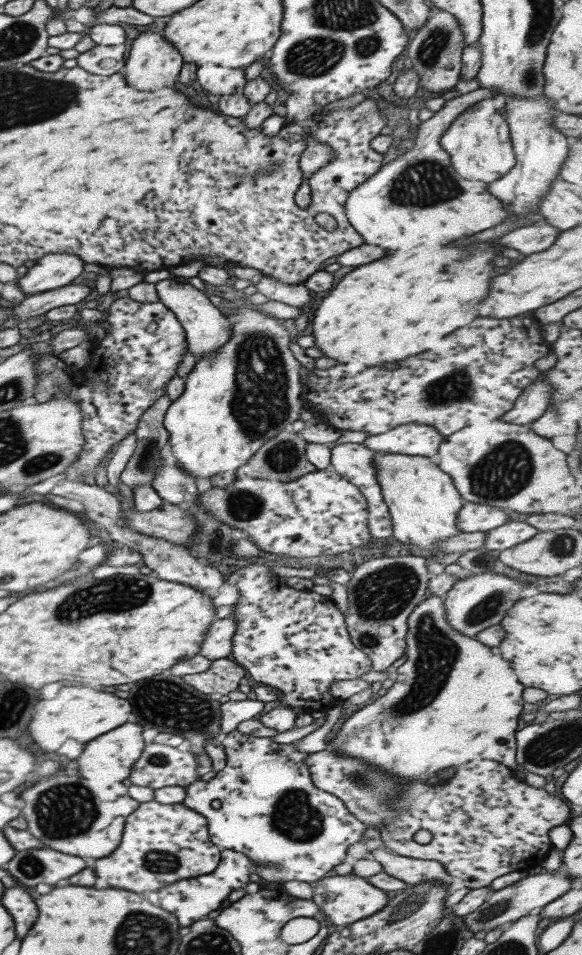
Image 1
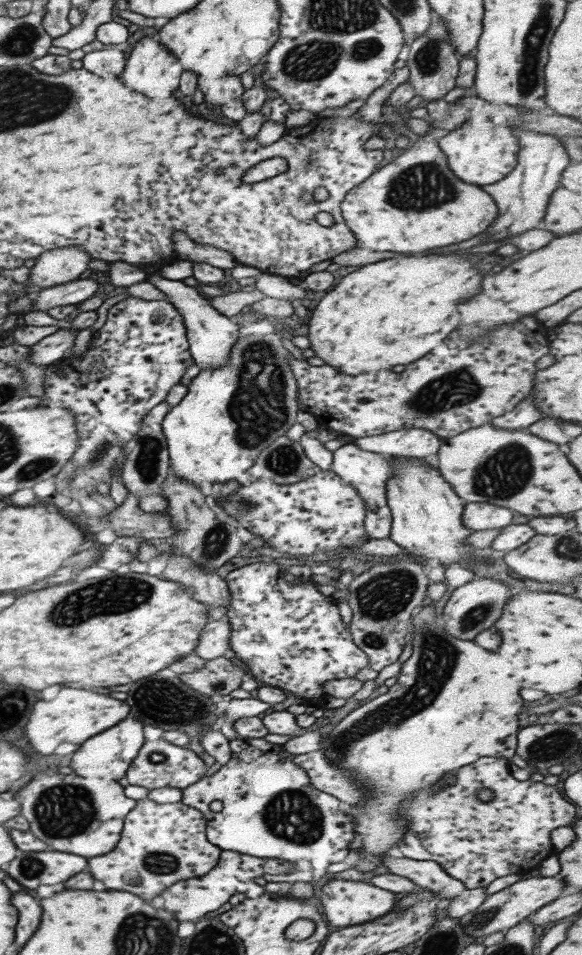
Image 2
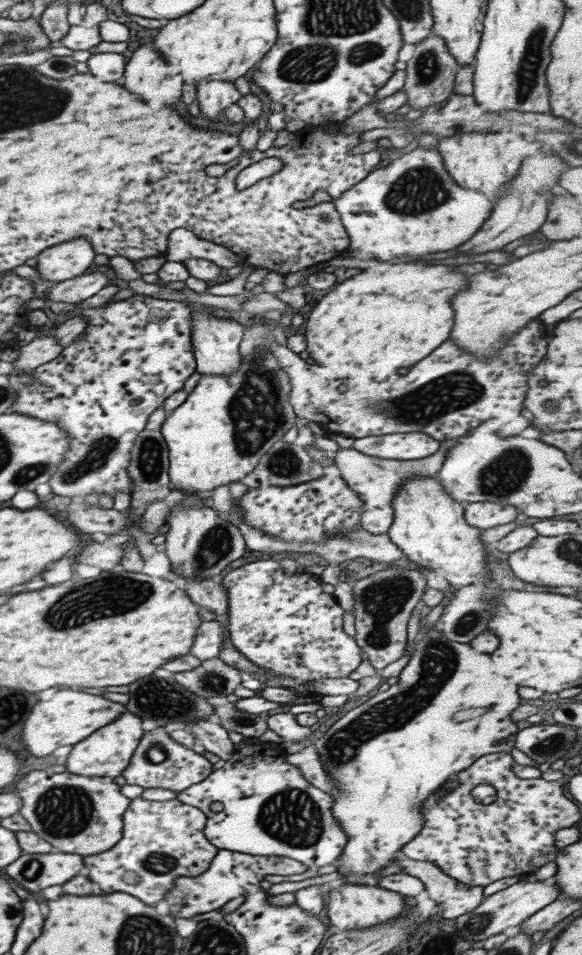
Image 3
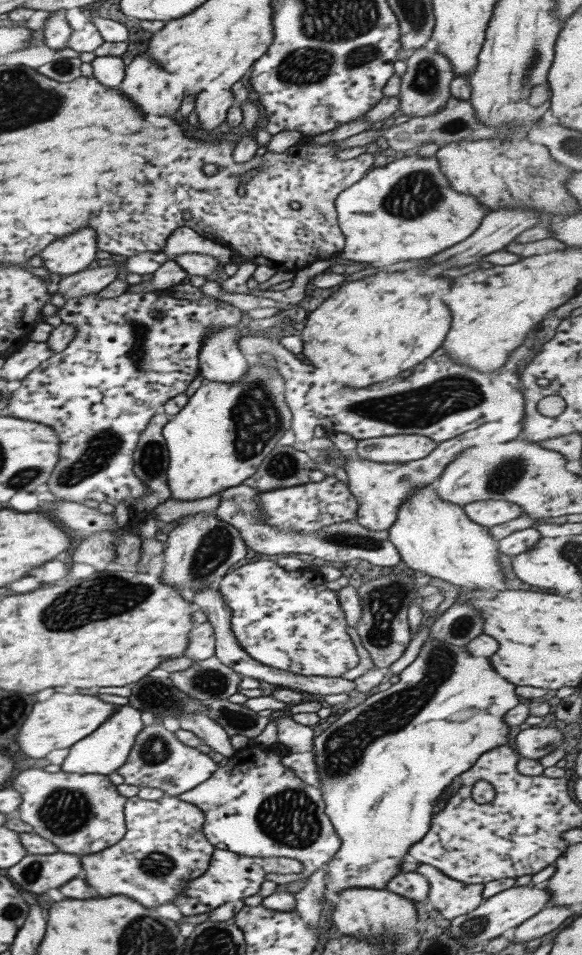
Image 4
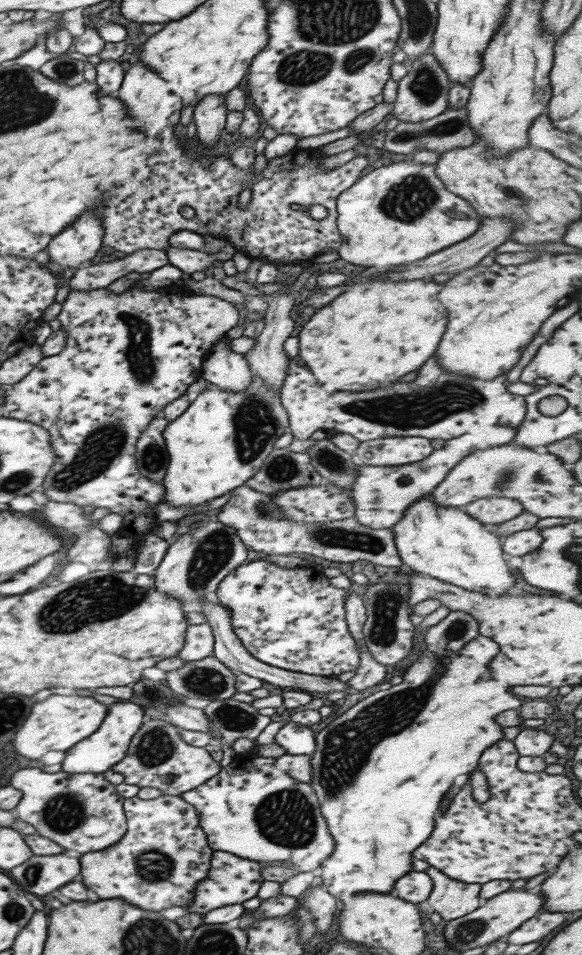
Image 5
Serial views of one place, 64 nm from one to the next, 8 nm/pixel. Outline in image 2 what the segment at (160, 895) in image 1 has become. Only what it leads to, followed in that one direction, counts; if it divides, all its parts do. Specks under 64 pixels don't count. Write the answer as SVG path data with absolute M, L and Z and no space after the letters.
M221 850L217 862L209 872L198 877L178 880L160 892L163 899L163 908L174 914L178 922L199 920L207 912L217 910L225 904L235 893L244 893L253 884L254 878L266 874L280 875L292 871L292 864L276 858L255 858L248 854L241 854L232 850Z

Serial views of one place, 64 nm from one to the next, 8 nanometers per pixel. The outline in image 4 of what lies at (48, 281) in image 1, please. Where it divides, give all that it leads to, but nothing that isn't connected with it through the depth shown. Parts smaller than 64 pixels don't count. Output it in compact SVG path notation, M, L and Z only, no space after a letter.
M80 228L50 242L38 255L47 272L62 278L87 268L95 258L95 252L94 230Z

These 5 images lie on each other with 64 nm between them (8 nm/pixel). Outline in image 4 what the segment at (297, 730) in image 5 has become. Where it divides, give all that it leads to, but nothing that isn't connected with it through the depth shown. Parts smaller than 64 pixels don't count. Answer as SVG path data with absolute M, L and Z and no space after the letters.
M282 715L272 720L275 722L276 743L286 748L287 752L312 750L313 731L310 726L297 724L291 716Z

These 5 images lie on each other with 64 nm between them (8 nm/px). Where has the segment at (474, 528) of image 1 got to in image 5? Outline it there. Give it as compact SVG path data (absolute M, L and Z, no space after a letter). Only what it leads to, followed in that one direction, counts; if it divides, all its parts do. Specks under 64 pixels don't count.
M479 498L465 505L465 512L482 525L492 526L521 514L521 503L512 498Z

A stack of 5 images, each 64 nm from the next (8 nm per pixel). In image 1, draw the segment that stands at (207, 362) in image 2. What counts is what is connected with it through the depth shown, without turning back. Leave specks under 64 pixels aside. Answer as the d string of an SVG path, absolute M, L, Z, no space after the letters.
M174 278L158 281L154 284L154 289L158 301L176 316L184 330L186 348L196 359L218 351L218 348L229 340L230 322L216 306L211 304L203 291L195 289L189 283L175 281Z

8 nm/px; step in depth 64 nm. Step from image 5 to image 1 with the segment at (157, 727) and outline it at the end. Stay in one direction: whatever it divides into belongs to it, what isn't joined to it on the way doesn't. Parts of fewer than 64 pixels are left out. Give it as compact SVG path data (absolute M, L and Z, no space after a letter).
M154 742L145 744L137 762L128 774L135 786L152 789L168 786L186 787L201 774L194 754L186 748L175 748Z

